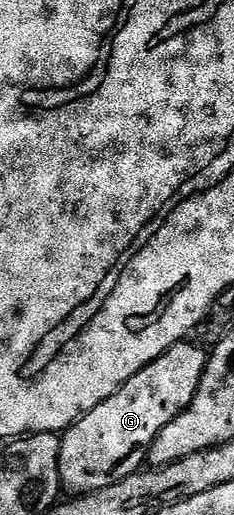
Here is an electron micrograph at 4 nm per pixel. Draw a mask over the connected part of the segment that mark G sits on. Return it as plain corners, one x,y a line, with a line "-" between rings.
184,339
169,347
109,399
97,403
93,411
84,413
66,429
61,437
59,480
68,494
101,491
101,487
109,487
144,468
153,439
193,403
207,369
208,350
191,343

